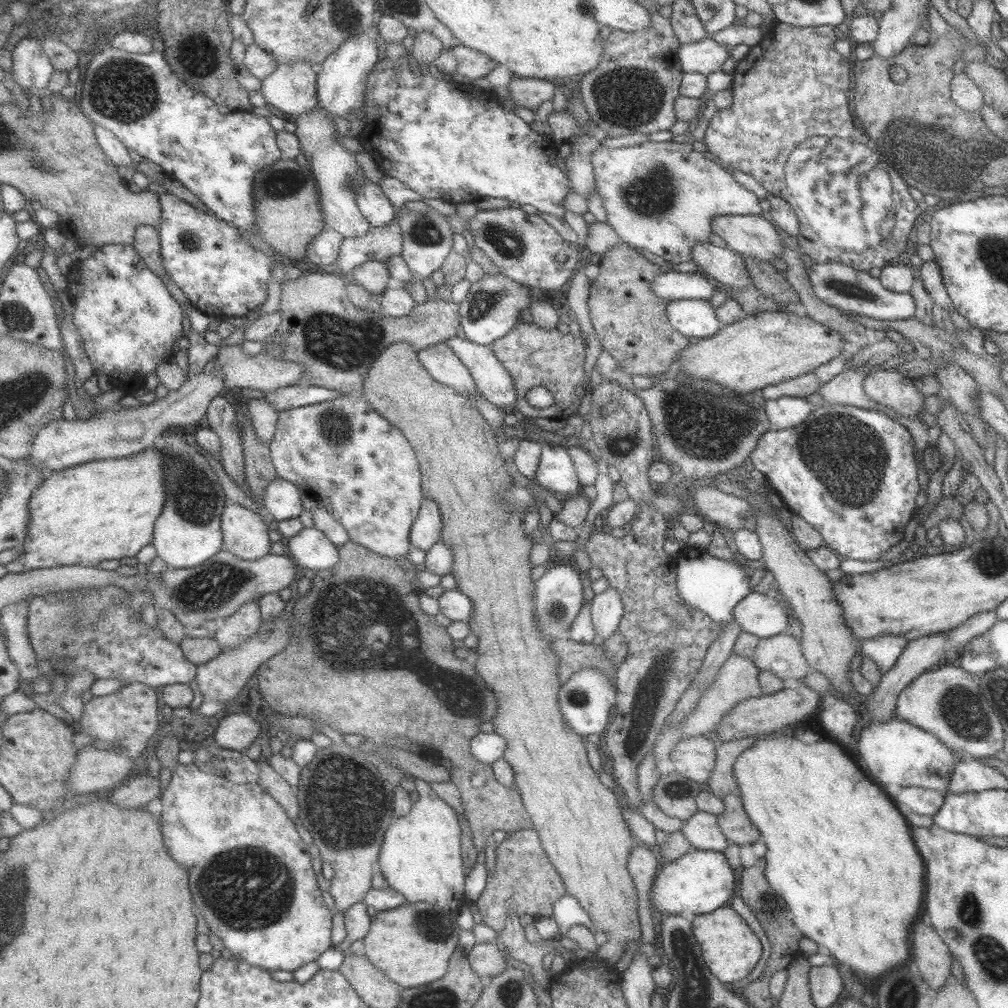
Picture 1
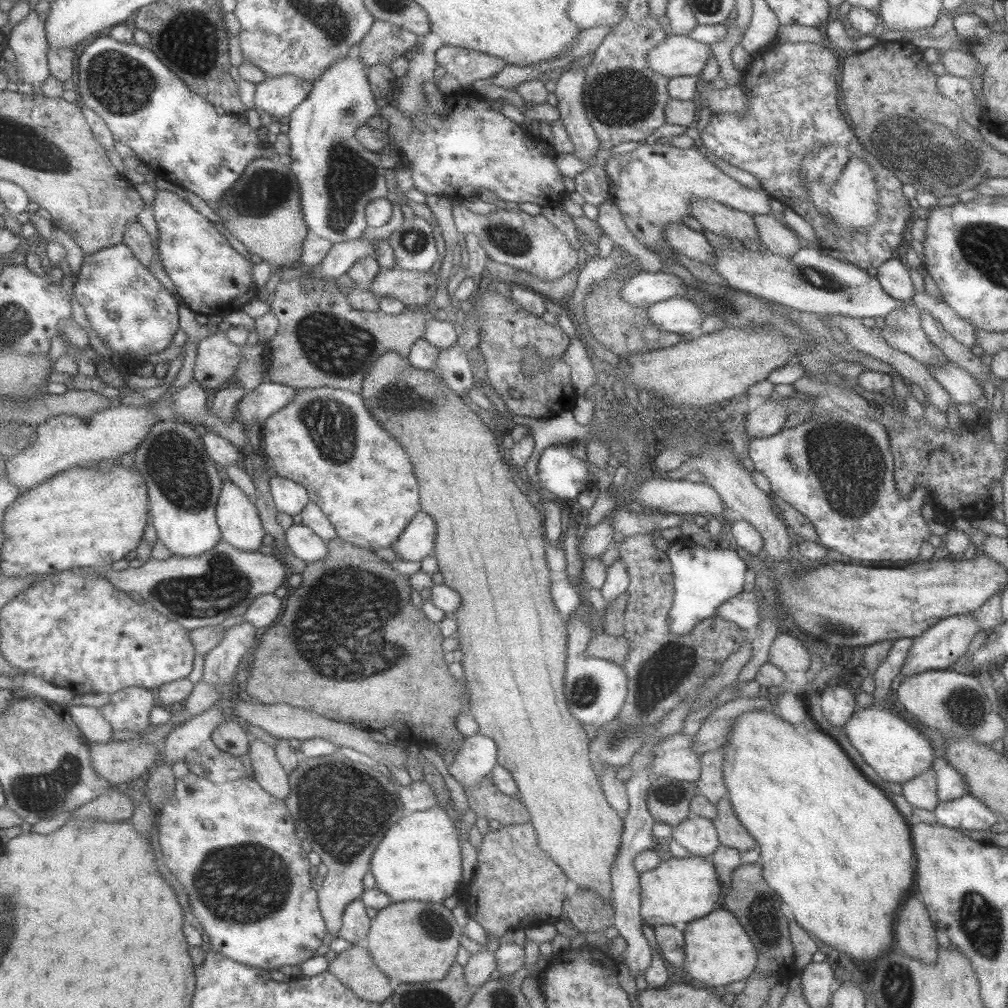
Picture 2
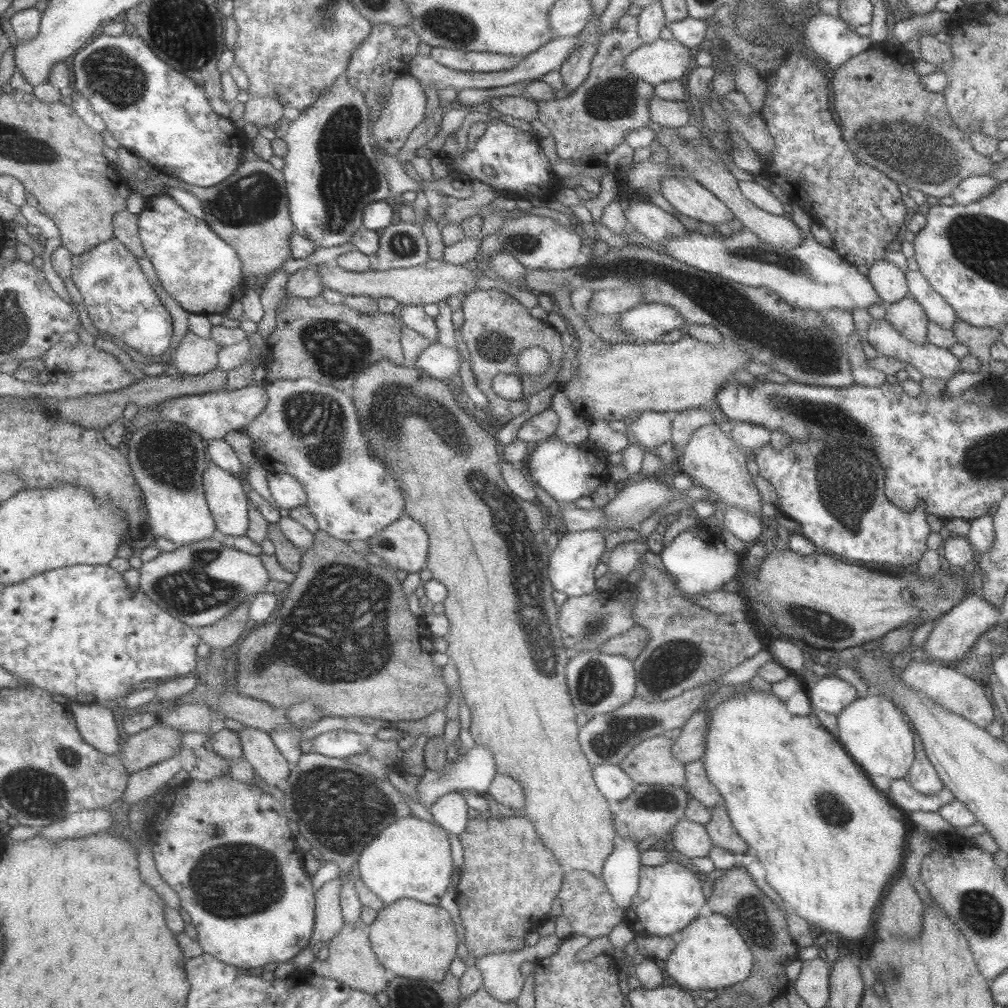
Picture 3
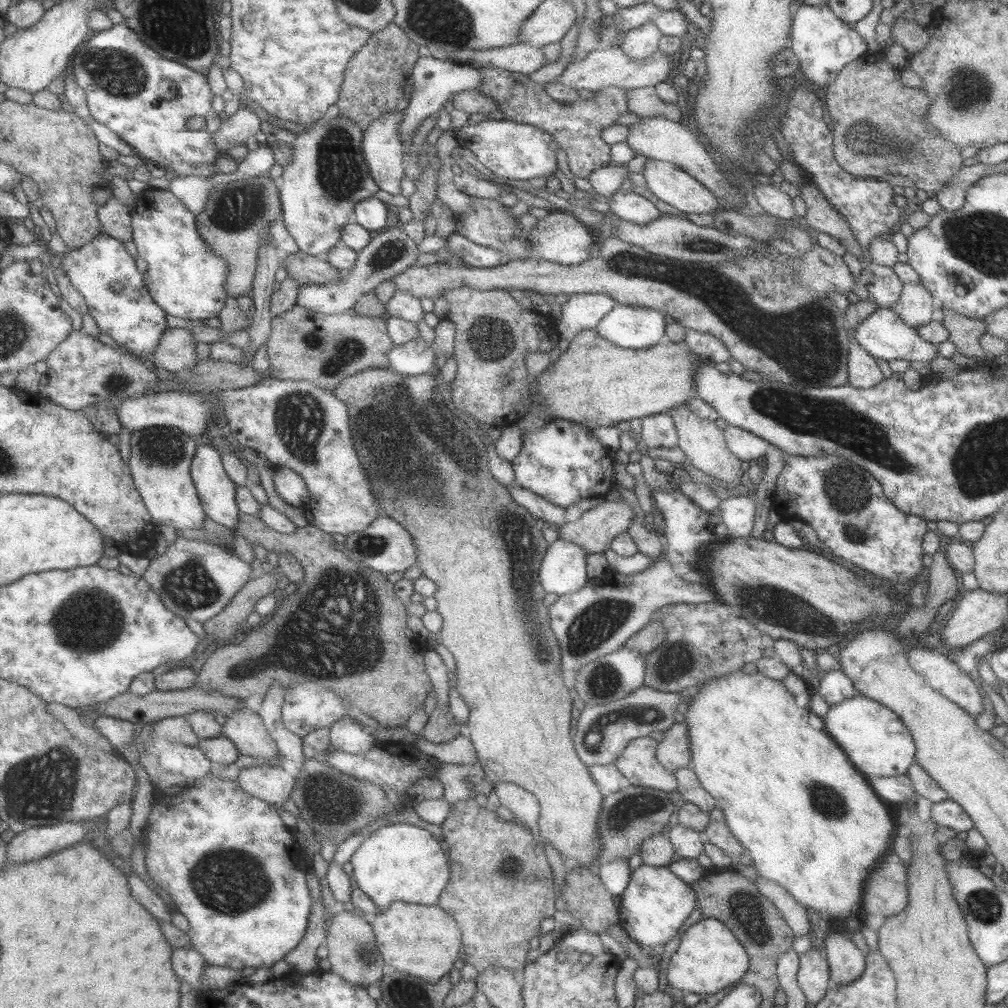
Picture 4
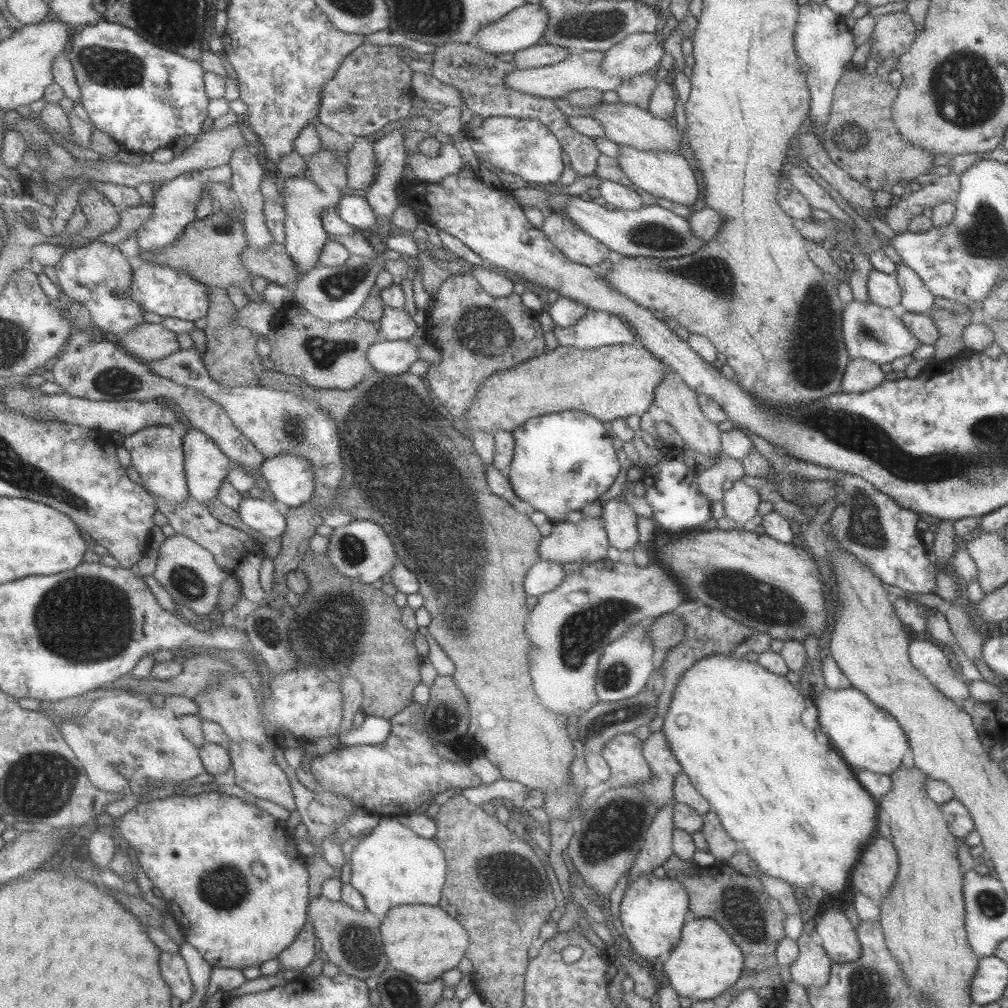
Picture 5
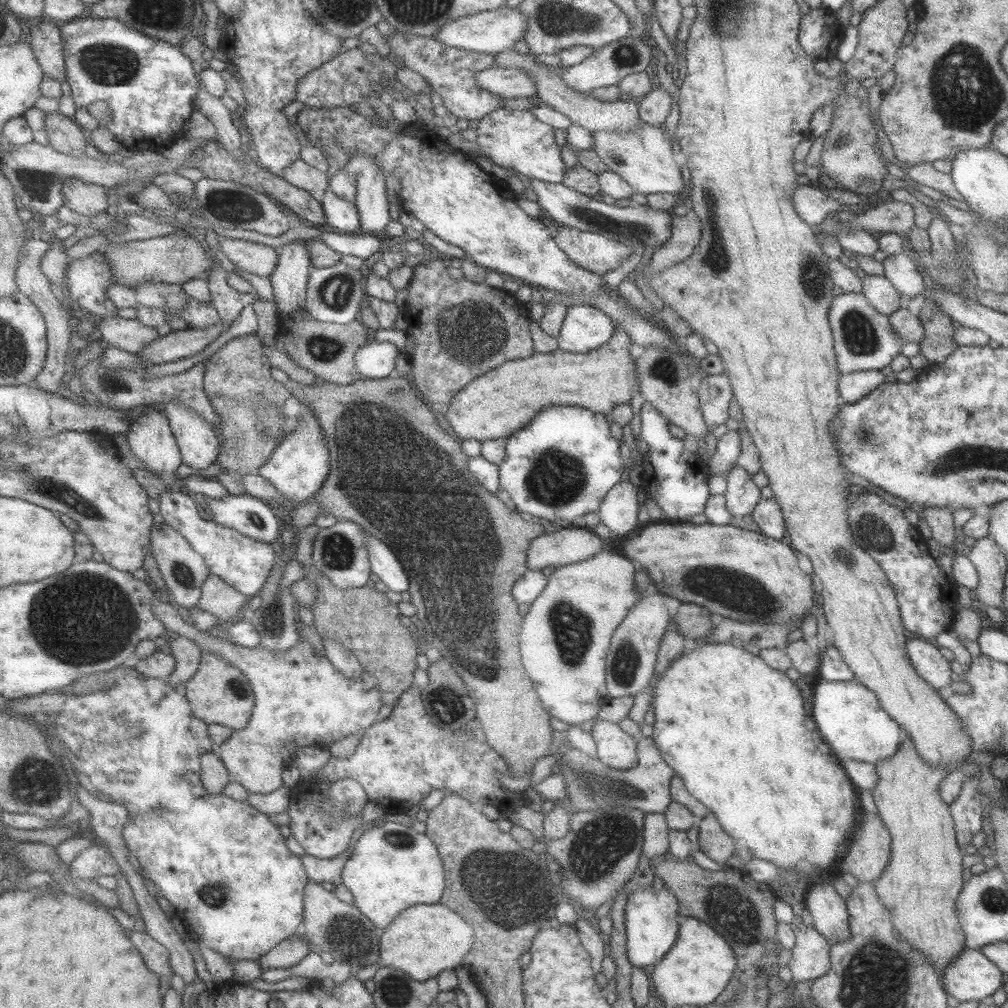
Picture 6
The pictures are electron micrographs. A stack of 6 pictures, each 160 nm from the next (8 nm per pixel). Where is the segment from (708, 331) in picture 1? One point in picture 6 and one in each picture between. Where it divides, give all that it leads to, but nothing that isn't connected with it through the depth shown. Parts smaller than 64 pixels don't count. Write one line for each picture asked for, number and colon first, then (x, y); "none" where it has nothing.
2: (678, 315)
3: (647, 322)
4: (635, 328)
5: (595, 329)
6: (584, 328)

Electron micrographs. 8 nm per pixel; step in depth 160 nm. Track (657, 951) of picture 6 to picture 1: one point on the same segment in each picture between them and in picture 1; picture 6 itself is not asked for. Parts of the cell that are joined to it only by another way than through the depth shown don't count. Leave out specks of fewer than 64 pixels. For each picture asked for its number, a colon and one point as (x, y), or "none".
1: (698, 883)
2: (677, 891)
3: (669, 897)
4: (657, 902)
5: (653, 910)

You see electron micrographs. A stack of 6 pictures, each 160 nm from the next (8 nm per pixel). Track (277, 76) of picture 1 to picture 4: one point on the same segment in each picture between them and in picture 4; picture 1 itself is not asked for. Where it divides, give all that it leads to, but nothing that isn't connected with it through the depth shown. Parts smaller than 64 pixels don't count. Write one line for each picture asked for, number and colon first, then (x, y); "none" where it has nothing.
2: (281, 96)
3: (262, 111)
4: (236, 131)

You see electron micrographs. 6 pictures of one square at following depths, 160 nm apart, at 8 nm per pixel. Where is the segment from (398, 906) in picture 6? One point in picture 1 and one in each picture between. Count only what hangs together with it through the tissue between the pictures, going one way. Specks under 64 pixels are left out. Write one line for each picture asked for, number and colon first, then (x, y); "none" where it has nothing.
1: (422, 858)
2: (419, 859)
3: (412, 860)
4: (405, 862)
5: (394, 865)

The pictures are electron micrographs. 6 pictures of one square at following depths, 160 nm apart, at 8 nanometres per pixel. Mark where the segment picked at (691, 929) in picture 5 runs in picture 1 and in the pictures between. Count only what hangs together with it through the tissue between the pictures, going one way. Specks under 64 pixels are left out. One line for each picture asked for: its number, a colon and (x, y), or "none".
1: (731, 950)
2: (718, 951)
3: (712, 955)
4: (709, 958)

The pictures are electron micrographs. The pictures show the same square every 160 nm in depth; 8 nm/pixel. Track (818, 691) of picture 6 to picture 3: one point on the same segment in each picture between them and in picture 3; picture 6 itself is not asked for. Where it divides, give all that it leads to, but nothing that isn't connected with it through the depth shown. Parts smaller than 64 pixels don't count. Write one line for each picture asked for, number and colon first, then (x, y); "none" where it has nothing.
3: (872, 729)
4: (878, 743)
5: (867, 737)

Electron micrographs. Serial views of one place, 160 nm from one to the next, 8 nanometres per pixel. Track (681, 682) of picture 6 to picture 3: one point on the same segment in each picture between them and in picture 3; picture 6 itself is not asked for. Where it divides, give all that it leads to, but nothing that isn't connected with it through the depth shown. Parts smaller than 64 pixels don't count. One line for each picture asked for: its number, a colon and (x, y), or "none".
3: (831, 843)
4: (810, 821)
5: (795, 804)

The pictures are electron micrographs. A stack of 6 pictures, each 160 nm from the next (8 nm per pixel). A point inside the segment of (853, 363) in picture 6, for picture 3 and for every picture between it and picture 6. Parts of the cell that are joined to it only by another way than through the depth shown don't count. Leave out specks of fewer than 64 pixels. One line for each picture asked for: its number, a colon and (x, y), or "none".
3: (932, 361)
4: (883, 334)
5: (871, 332)

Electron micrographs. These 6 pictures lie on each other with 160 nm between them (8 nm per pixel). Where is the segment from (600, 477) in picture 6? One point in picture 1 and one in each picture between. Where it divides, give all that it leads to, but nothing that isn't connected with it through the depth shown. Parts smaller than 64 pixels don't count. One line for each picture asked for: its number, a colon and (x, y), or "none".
1: (555, 471)
2: (567, 476)
3: (567, 472)
4: (564, 462)
5: (564, 461)

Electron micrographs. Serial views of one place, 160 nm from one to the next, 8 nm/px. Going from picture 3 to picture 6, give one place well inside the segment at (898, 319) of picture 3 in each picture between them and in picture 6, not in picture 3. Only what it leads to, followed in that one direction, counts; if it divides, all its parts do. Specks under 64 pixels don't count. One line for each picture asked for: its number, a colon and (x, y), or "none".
4: (916, 304)
5: (916, 297)
6: (900, 269)

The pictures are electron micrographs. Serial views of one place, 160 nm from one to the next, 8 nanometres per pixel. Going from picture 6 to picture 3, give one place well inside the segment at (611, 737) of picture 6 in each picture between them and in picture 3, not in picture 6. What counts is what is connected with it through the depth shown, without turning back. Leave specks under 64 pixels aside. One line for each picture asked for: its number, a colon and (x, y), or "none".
3: (650, 762)
4: (637, 762)
5: (623, 753)

